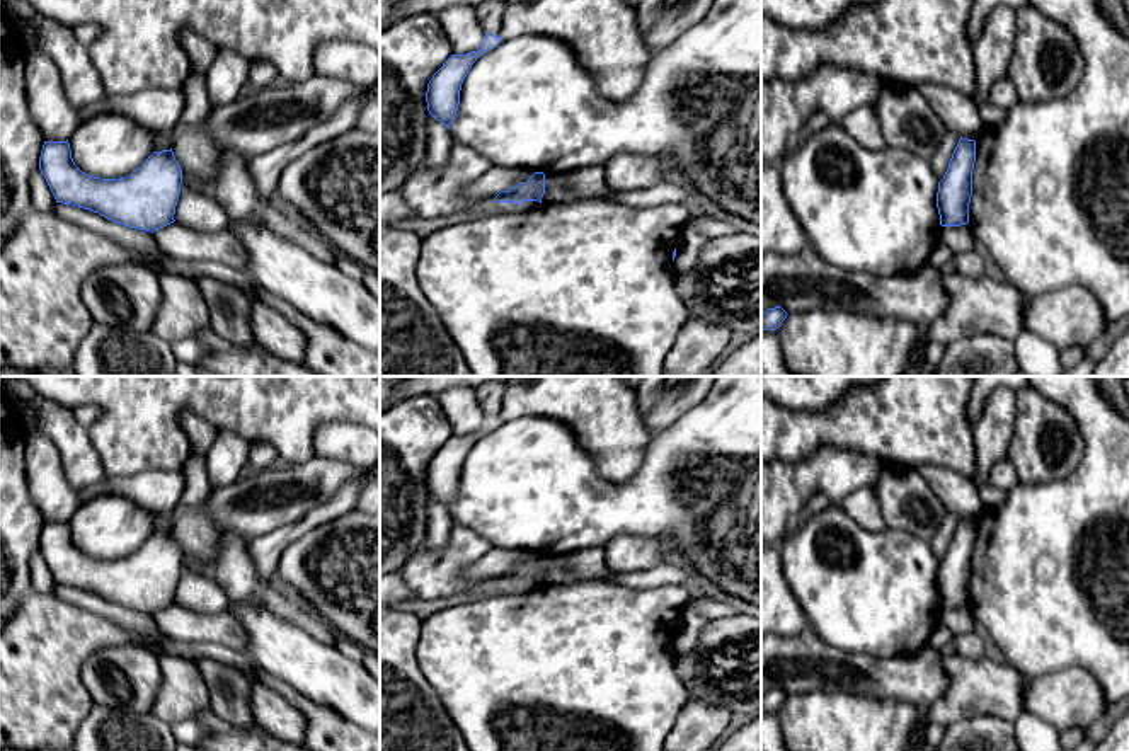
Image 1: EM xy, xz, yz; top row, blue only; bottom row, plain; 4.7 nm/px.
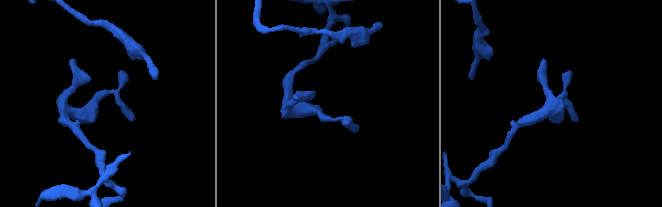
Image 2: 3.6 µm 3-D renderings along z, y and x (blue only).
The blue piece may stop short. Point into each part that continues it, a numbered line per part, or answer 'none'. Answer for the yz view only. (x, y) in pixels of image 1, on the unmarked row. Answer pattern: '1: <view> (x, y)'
none

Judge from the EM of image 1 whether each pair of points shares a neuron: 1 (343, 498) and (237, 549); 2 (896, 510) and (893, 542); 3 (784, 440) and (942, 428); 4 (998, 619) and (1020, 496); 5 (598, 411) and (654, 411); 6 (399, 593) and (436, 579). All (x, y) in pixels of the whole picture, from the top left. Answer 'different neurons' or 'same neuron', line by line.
1: different neurons
2: different neurons
3: same neuron
4: same neuron
5: different neurons
6: different neurons

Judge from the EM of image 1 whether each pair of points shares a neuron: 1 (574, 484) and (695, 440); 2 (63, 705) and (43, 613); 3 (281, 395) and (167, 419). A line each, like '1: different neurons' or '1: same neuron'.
1: same neuron
2: same neuron
3: same neuron

